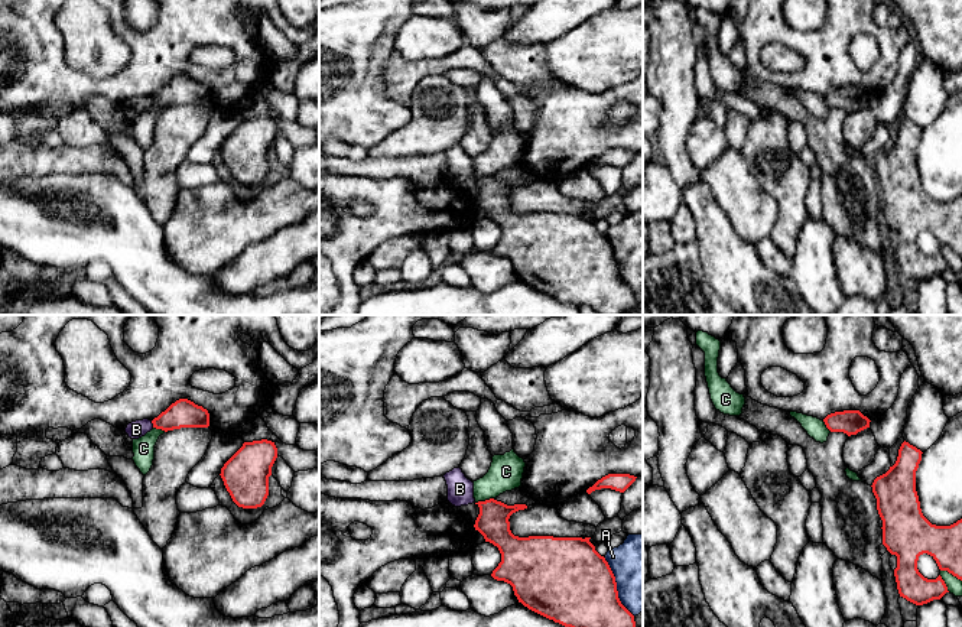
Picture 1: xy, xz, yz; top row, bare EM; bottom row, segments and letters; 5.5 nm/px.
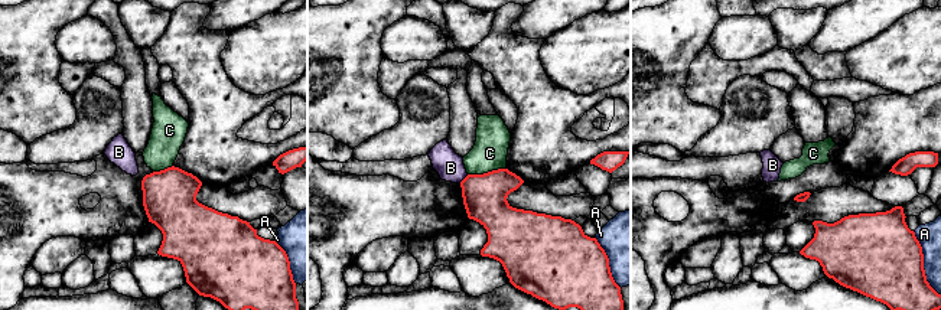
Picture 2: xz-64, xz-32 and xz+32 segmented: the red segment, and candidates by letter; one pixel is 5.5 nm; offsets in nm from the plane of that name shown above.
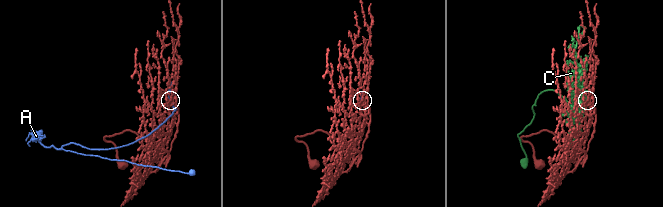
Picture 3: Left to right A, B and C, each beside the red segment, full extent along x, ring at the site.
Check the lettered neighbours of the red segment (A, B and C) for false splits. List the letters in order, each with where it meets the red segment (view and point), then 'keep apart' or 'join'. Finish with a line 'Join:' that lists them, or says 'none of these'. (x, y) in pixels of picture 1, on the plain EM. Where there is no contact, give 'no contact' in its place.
A: xz (616, 263) | keep apart
B: xy (152, 98) | keep apart
C: xz (484, 178) | keep apart
Join: none of these

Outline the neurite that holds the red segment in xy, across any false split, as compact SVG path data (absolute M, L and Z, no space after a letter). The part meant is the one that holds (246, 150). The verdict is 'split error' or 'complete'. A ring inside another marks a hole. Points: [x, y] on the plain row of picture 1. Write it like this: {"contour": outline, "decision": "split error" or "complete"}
{"contour": "M244 118L224 140L221 155L233 178L243 185L261 183L269 172L269 153L277 134L274 118Z", "decision": "complete"}

